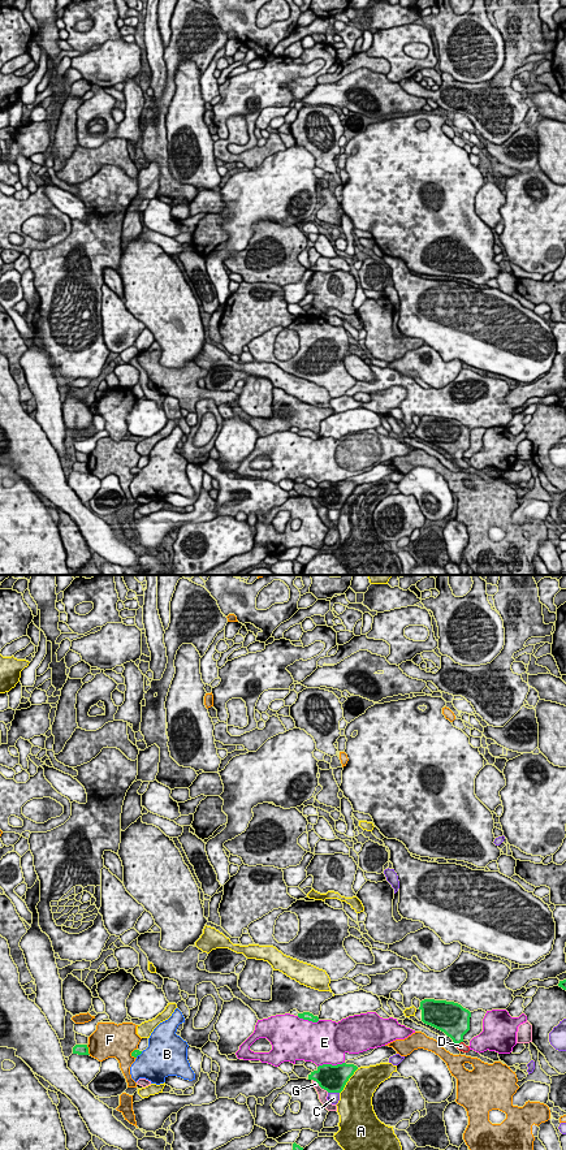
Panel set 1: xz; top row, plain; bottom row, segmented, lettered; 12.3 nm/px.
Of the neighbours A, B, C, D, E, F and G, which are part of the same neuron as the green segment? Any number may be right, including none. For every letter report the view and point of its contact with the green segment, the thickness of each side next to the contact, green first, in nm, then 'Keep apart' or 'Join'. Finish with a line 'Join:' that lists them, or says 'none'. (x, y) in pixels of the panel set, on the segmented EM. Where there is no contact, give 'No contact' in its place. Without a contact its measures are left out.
A: Touches green at xz (348, 1080). Thickness 320 nm (green) against 400 nm. Keep apart
B: Touches green at xz (138, 1054). Thickness 90 nm (green) against 440 nm. Keep apart
C: Touches green at xz (333, 1092). Thickness 320 nm (green) against 140 nm. Keep apart
D: Touches green at xz (458, 1042). Thickness 360 nm (green) against 100 nm. Join
E: Touches green at xz (331, 1064). Thickness 320 nm (green) against 480 nm. Keep apart
F: Touches green at xz (87, 1050). Thickness 130 nm (green) against 380 nm. Keep apart
G: Touches green at xz (320, 1086). Thickness 320 nm (green) against 120 nm. Keep apart
Join: D

